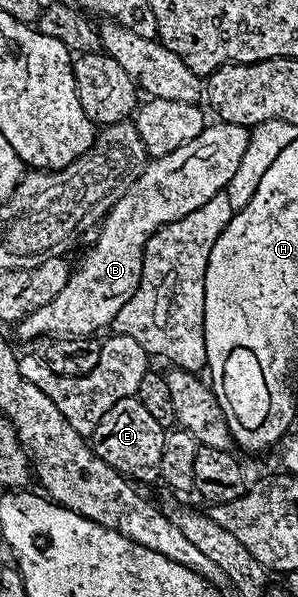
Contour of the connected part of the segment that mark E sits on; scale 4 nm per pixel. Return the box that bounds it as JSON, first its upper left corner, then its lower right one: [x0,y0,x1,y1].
[89,396,167,482]

